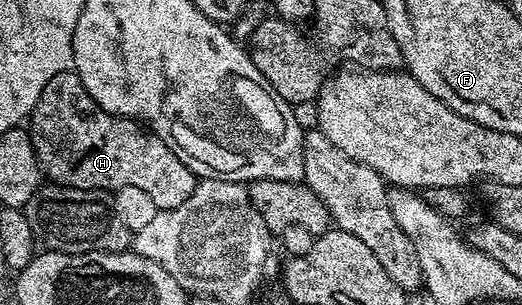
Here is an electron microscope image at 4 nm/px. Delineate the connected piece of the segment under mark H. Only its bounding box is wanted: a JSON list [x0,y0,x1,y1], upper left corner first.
[29,71,197,210]

